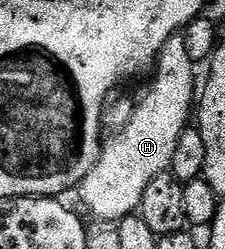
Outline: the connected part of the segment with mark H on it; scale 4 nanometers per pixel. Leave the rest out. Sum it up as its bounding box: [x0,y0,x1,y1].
[80,33,196,224]

